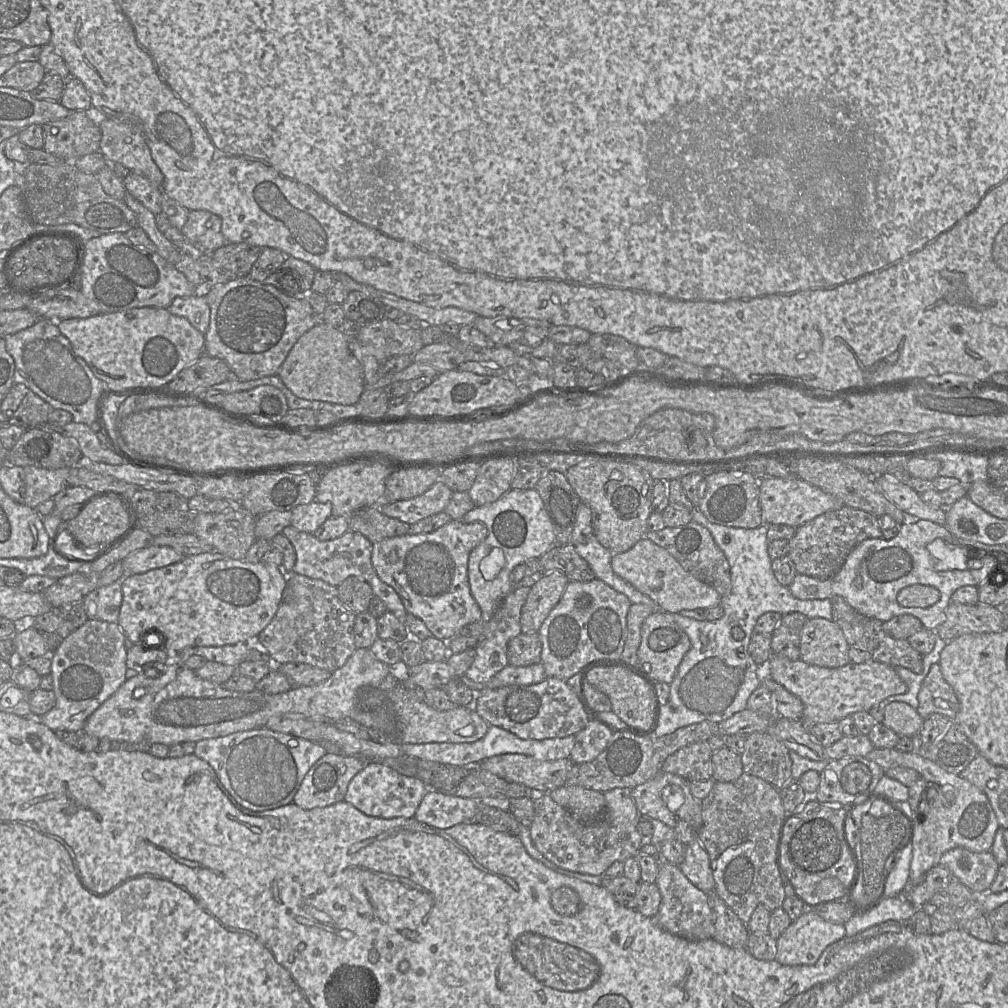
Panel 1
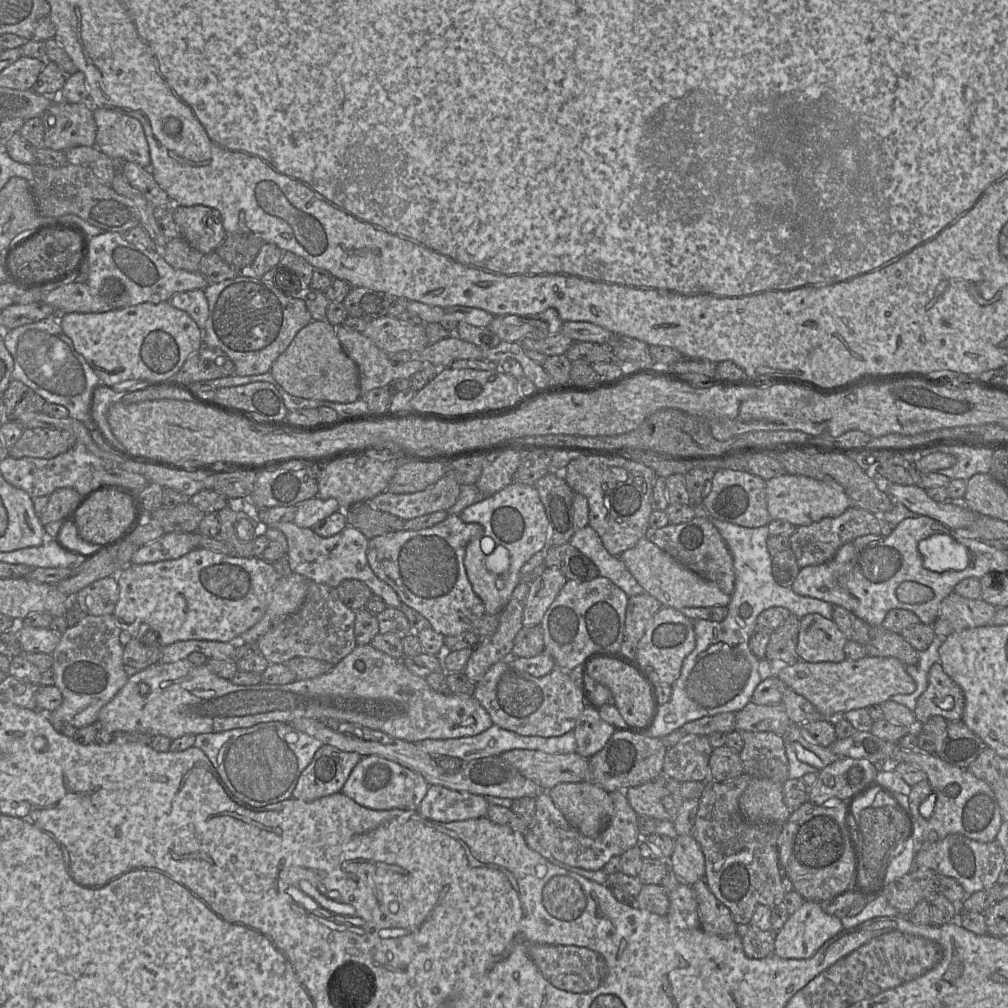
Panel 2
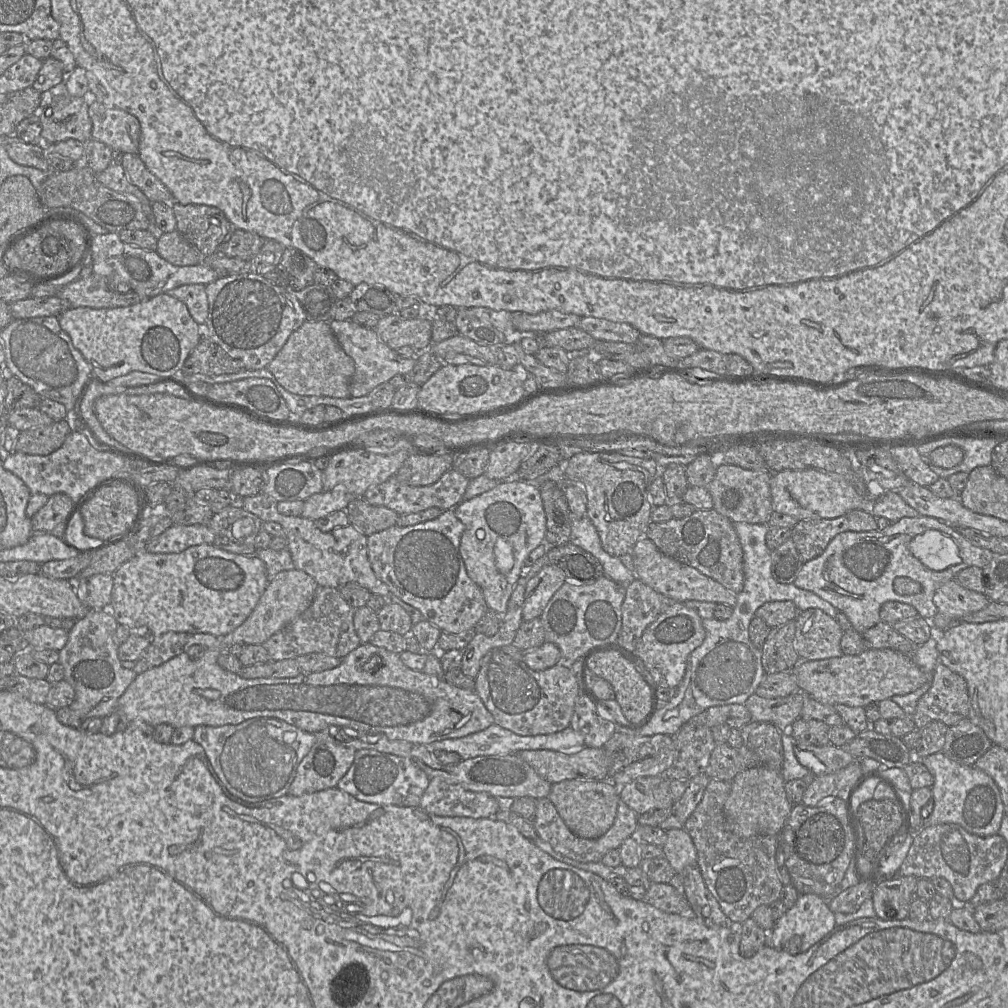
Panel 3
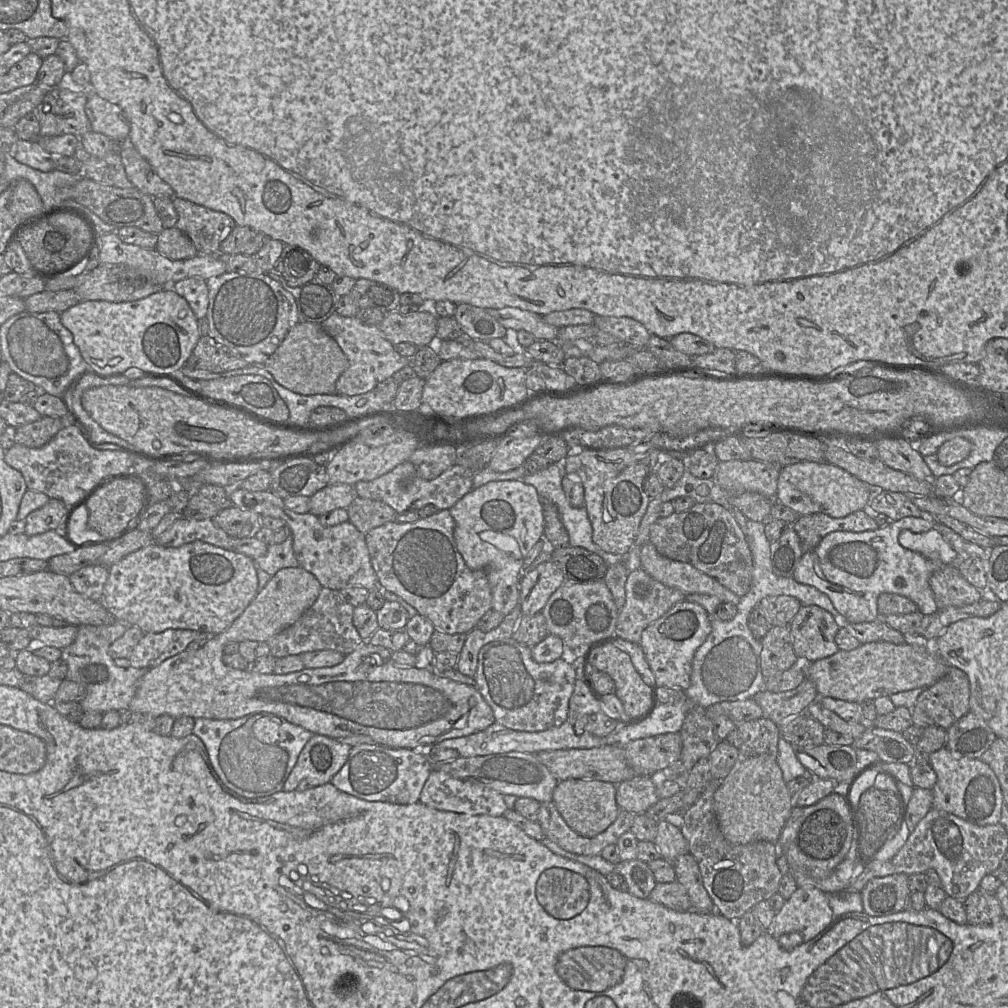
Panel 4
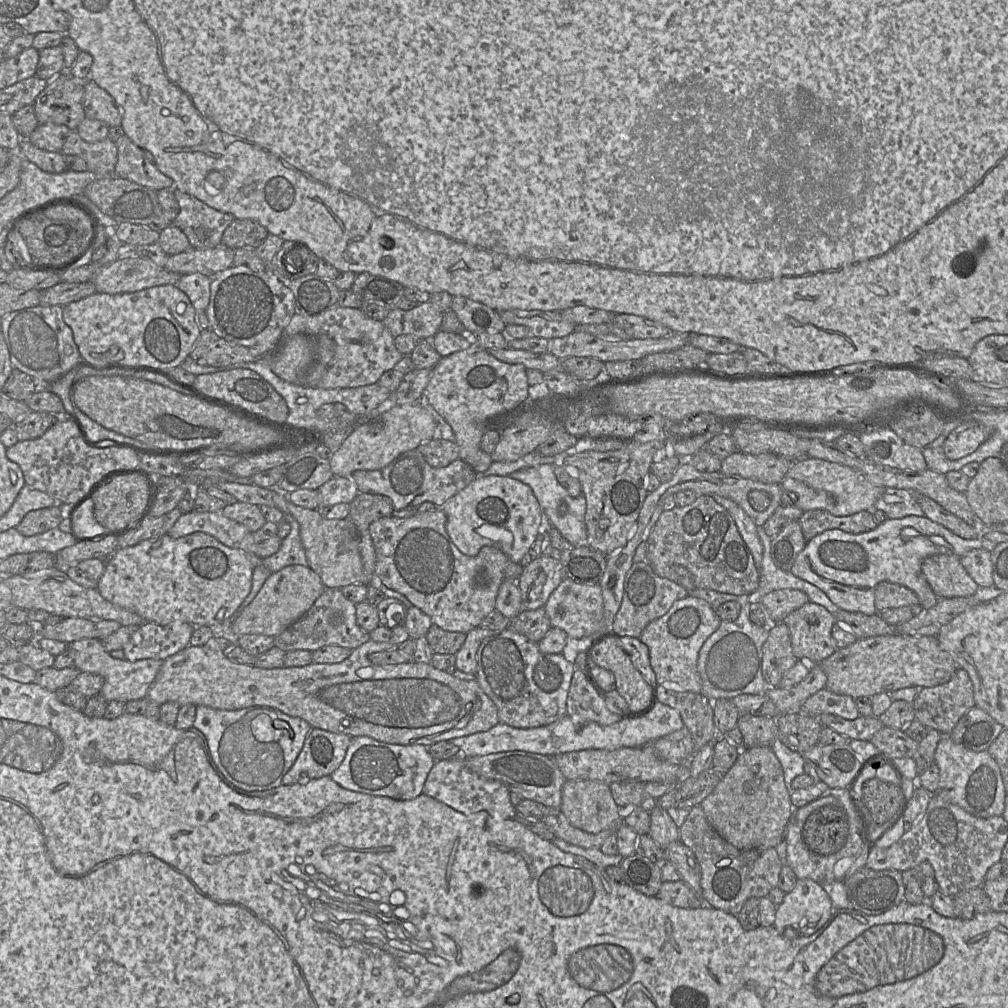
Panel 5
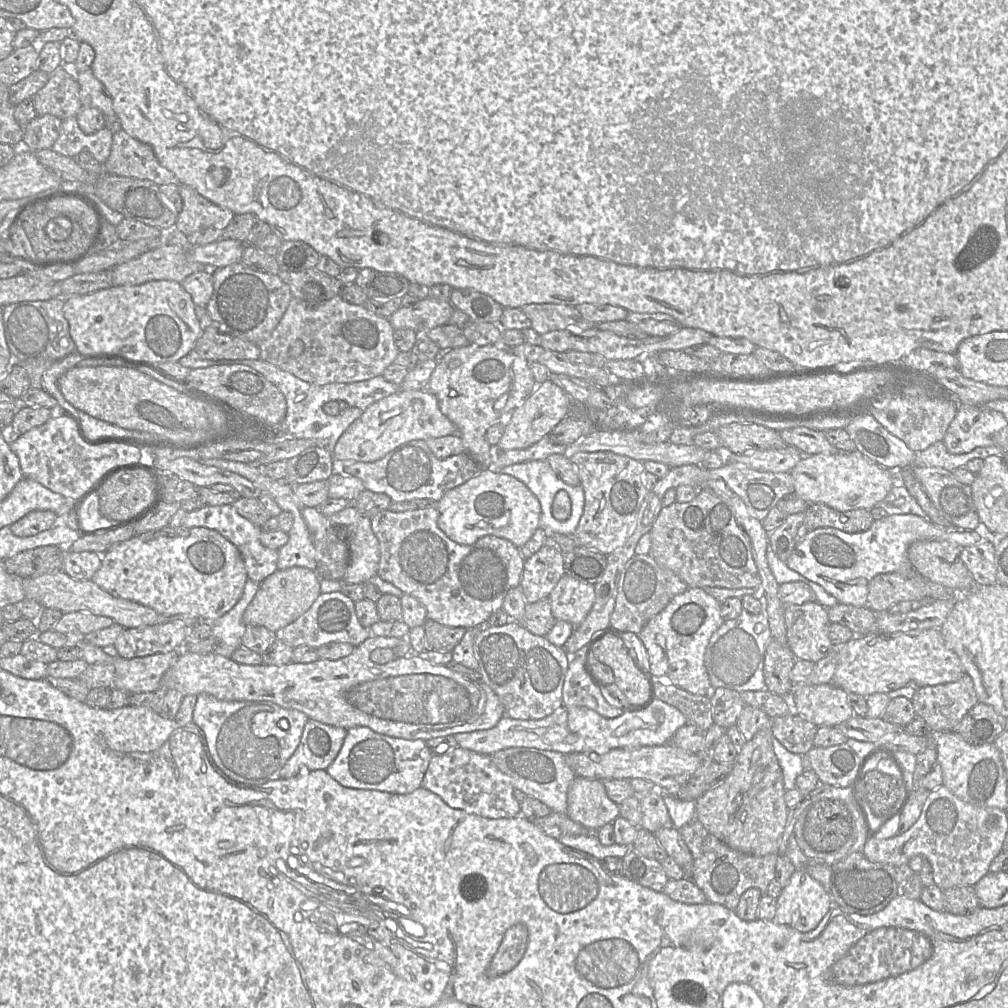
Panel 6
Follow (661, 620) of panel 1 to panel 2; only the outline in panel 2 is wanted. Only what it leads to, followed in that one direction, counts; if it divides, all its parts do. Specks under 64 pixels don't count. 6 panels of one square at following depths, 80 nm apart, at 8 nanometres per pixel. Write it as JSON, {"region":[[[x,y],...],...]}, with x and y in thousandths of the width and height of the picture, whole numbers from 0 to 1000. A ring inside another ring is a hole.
{"region":[[[657,602],[642,619],[633,637],[630,655],[645,669],[651,680],[668,680],[675,671],[679,654],[688,645],[689,641],[688,615],[673,604]]]}

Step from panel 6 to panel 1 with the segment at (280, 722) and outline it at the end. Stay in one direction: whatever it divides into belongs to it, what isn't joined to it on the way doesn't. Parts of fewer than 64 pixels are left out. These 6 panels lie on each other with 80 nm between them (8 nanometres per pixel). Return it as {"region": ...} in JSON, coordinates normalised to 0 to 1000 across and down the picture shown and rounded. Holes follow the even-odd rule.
{"region":[[[257,721],[198,734],[191,748],[212,763],[234,801],[261,806],[289,799],[305,766],[323,747],[314,736]]]}

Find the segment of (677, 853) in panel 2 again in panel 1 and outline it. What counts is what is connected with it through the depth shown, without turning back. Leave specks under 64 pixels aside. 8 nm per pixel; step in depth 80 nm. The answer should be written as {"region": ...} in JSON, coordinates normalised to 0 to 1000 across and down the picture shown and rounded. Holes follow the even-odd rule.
{"region":[[[692,832],[680,838],[679,854],[673,859],[681,871],[699,887],[709,886],[702,846]]]}

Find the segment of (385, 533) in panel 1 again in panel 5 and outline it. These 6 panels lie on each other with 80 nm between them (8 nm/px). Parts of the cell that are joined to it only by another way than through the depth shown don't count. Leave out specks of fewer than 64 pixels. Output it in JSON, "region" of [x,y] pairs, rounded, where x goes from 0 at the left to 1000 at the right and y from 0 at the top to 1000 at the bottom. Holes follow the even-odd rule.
{"region":[[[356,488],[346,501],[345,514],[356,528],[366,525],[367,520],[372,516],[388,512],[391,507],[386,493],[370,489]]]}

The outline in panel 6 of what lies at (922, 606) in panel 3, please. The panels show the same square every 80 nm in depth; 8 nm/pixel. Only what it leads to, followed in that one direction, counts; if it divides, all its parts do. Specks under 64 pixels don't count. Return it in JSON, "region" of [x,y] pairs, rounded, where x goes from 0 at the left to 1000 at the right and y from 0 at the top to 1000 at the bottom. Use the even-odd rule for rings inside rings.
{"region":[[[888,510],[867,516],[864,523],[856,528],[840,529],[825,523],[811,524],[802,527],[791,540],[780,561],[815,581],[832,598],[859,602],[861,580],[867,571],[885,567],[908,570],[909,565],[901,554],[901,544],[912,536],[936,536],[956,544],[975,536],[975,523],[972,517],[968,526],[951,526],[930,522],[920,513]]]}

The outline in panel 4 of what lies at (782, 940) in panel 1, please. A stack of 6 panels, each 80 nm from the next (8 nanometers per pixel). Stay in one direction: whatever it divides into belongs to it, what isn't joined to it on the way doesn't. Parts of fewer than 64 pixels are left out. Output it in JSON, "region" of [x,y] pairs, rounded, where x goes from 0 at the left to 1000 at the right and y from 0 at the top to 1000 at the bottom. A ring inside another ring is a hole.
{"region":[[[792,880],[770,906],[761,924],[771,932],[791,925],[801,935],[817,924],[827,911],[820,887],[811,881]]]}

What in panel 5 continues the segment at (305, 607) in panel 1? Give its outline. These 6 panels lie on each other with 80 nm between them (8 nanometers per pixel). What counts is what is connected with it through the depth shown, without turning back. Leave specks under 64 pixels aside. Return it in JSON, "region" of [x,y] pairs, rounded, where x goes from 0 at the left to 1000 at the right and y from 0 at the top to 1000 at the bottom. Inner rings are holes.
{"region":[[[322,583],[297,615],[272,633],[272,641],[284,648],[292,645],[311,647],[324,640],[335,640],[350,645],[366,635],[367,629],[354,618],[353,599],[344,594],[336,583]]]}

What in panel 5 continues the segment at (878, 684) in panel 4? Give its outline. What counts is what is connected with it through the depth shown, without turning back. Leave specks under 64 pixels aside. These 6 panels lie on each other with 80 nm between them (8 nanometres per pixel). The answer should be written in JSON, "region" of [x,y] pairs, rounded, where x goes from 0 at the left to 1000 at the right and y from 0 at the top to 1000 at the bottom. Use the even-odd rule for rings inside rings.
{"region":[[[890,628],[850,634],[846,639],[830,644],[823,652],[812,659],[820,671],[819,683],[828,688],[840,689],[846,693],[884,688],[905,681],[927,682],[939,677],[950,663],[942,649],[933,643],[930,631],[904,631]]]}

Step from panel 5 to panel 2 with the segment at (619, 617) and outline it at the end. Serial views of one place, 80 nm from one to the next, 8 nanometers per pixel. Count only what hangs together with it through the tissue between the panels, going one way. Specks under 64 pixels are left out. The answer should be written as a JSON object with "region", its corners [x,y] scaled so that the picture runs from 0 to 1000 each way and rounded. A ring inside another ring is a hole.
{"region":[[[643,588],[624,592],[615,651],[624,656],[632,657],[630,653],[633,637],[637,633],[644,616],[656,603],[657,599]]]}

